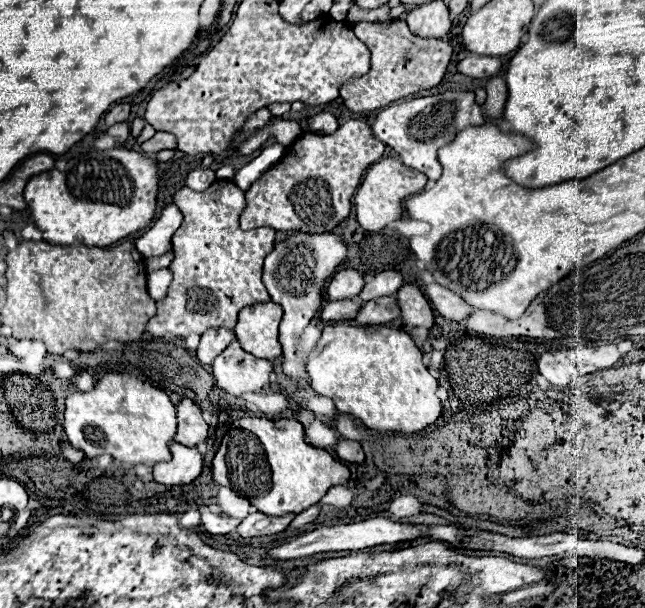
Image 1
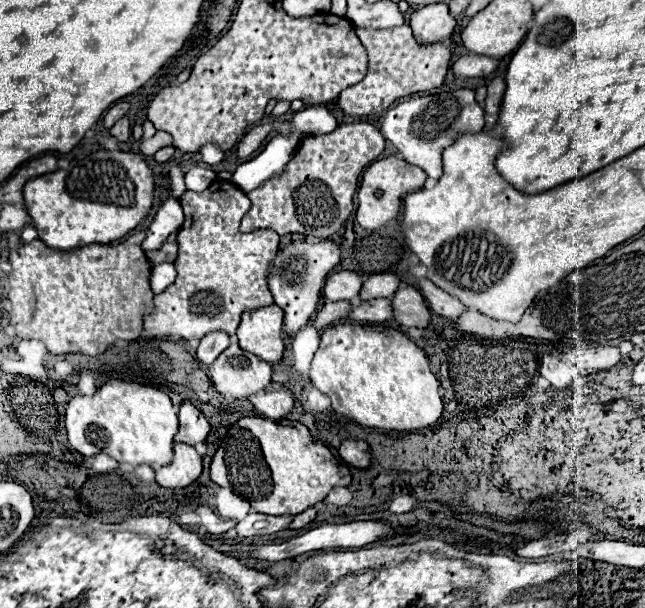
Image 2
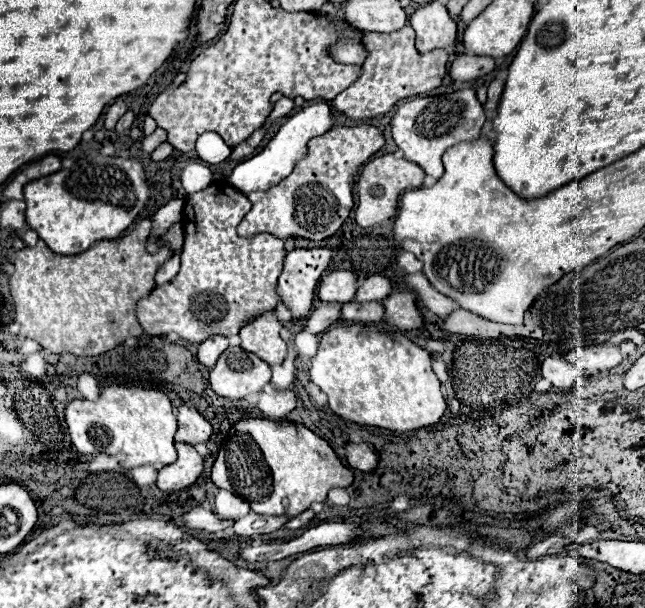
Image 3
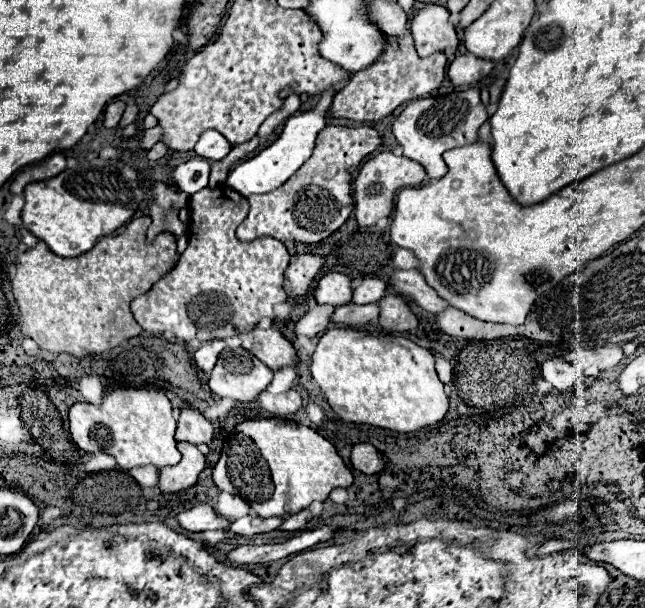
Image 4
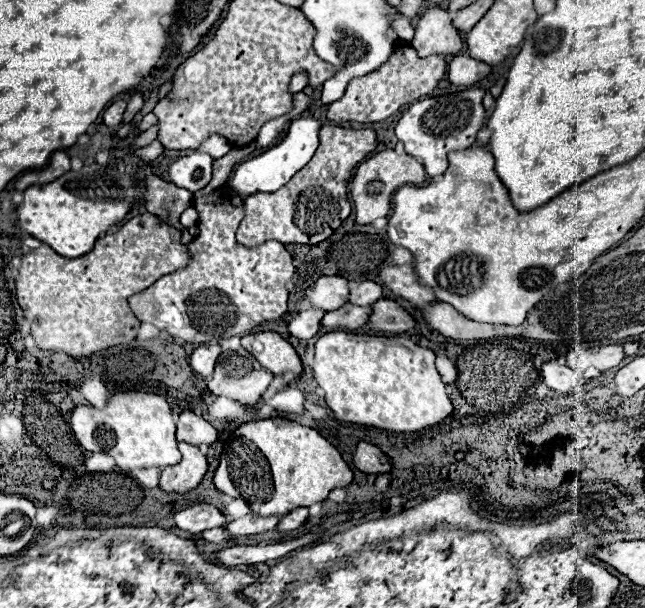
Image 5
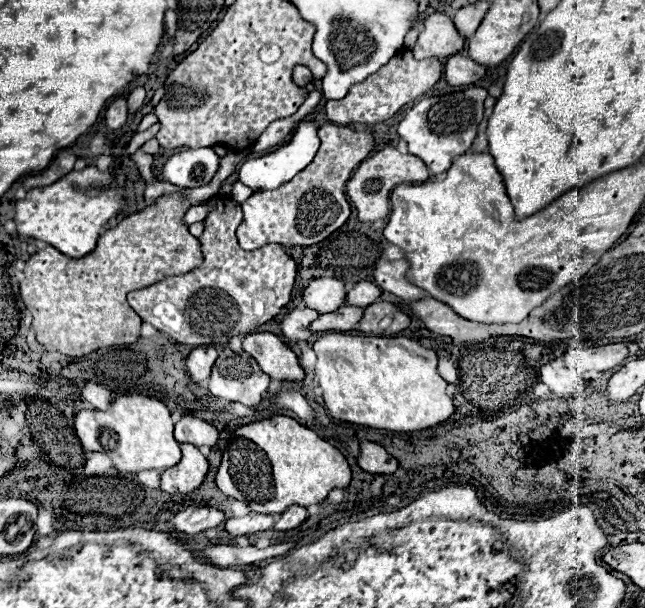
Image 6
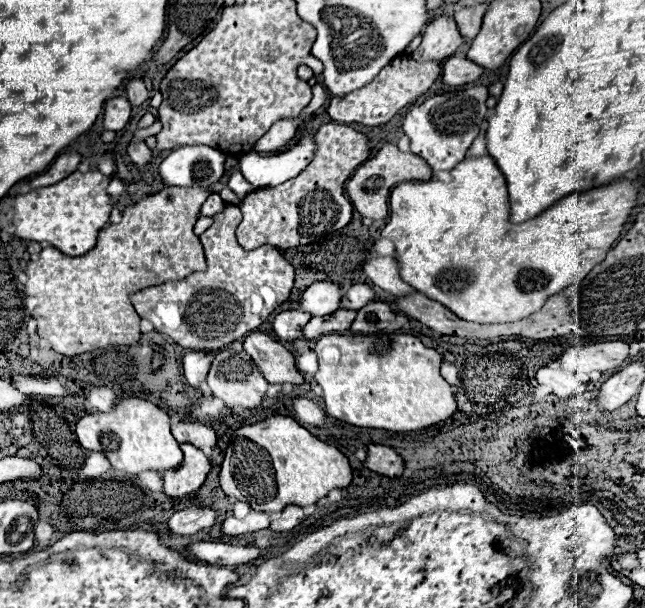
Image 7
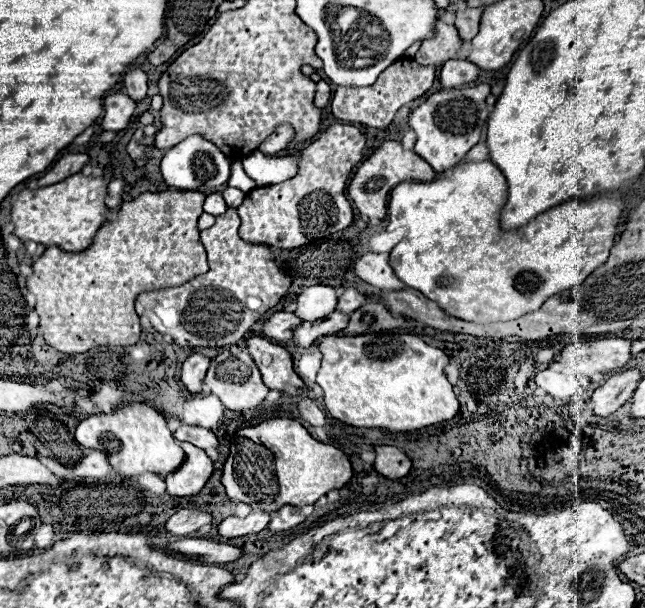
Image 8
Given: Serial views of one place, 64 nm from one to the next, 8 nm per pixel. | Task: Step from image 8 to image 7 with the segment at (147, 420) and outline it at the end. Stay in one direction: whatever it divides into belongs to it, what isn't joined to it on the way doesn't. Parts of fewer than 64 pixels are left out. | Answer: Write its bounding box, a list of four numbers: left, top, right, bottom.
[76,398,182,474]

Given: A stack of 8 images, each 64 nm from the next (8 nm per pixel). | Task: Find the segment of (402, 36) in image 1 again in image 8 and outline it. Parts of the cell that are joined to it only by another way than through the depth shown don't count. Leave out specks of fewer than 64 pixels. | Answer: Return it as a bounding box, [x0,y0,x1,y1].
[332,58,436,128]

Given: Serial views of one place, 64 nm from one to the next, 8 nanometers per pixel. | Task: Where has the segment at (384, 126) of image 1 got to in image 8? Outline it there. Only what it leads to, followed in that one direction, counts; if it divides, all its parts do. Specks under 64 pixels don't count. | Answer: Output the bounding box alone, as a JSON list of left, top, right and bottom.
[408,84,490,172]

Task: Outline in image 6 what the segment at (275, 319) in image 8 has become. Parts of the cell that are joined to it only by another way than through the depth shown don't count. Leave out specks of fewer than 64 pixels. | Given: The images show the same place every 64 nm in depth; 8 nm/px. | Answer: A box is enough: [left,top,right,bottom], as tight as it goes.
[280,308,320,342]

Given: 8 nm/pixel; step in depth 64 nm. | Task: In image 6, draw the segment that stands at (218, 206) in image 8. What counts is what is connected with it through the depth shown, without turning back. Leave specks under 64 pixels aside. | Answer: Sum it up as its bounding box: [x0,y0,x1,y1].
[184,196,216,226]

